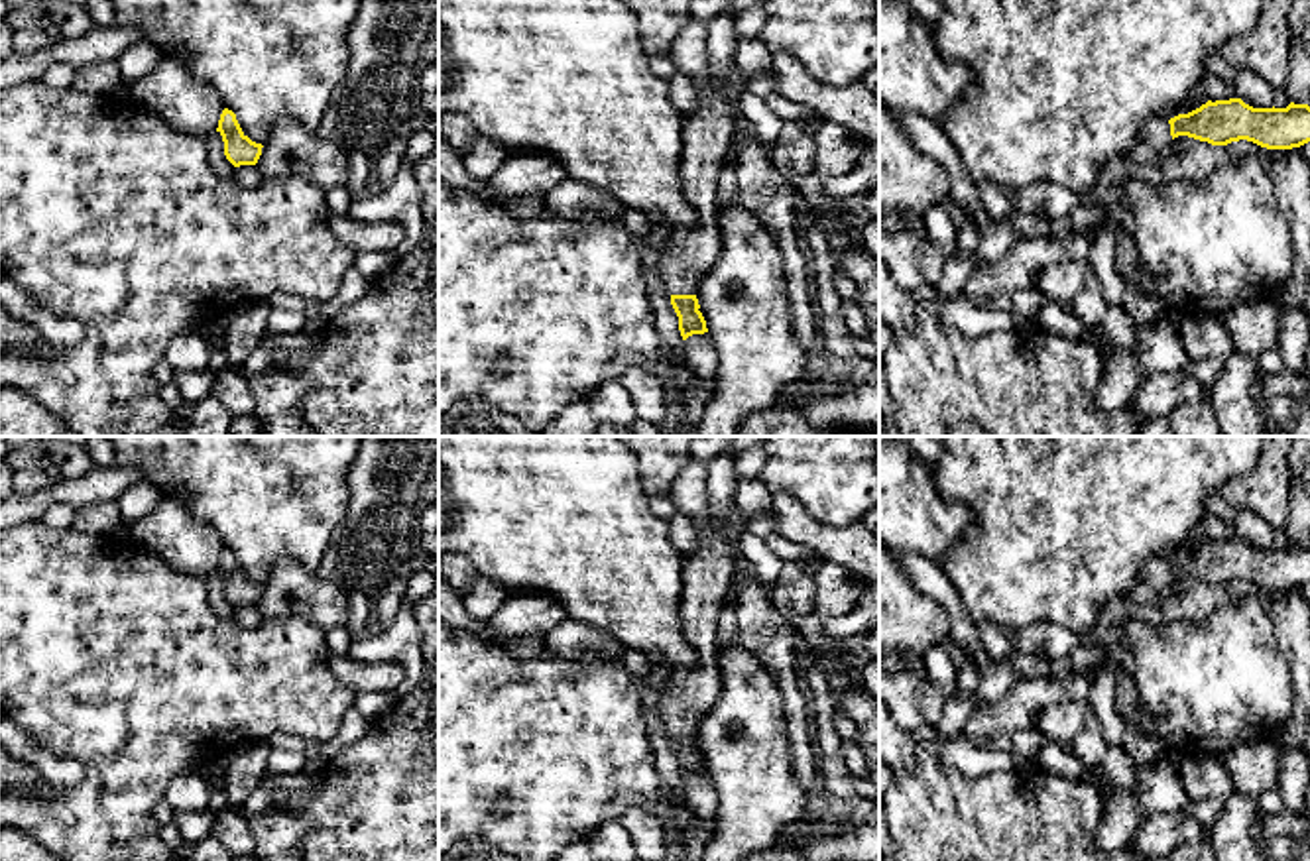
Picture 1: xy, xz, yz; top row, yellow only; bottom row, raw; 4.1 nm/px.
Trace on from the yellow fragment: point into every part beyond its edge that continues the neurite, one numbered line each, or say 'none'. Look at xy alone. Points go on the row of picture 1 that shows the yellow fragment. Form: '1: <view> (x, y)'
none

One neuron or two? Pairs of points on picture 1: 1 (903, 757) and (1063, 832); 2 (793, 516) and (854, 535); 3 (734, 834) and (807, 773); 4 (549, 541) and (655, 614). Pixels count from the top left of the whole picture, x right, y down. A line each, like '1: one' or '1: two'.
1: two
2: one
3: two
4: one

